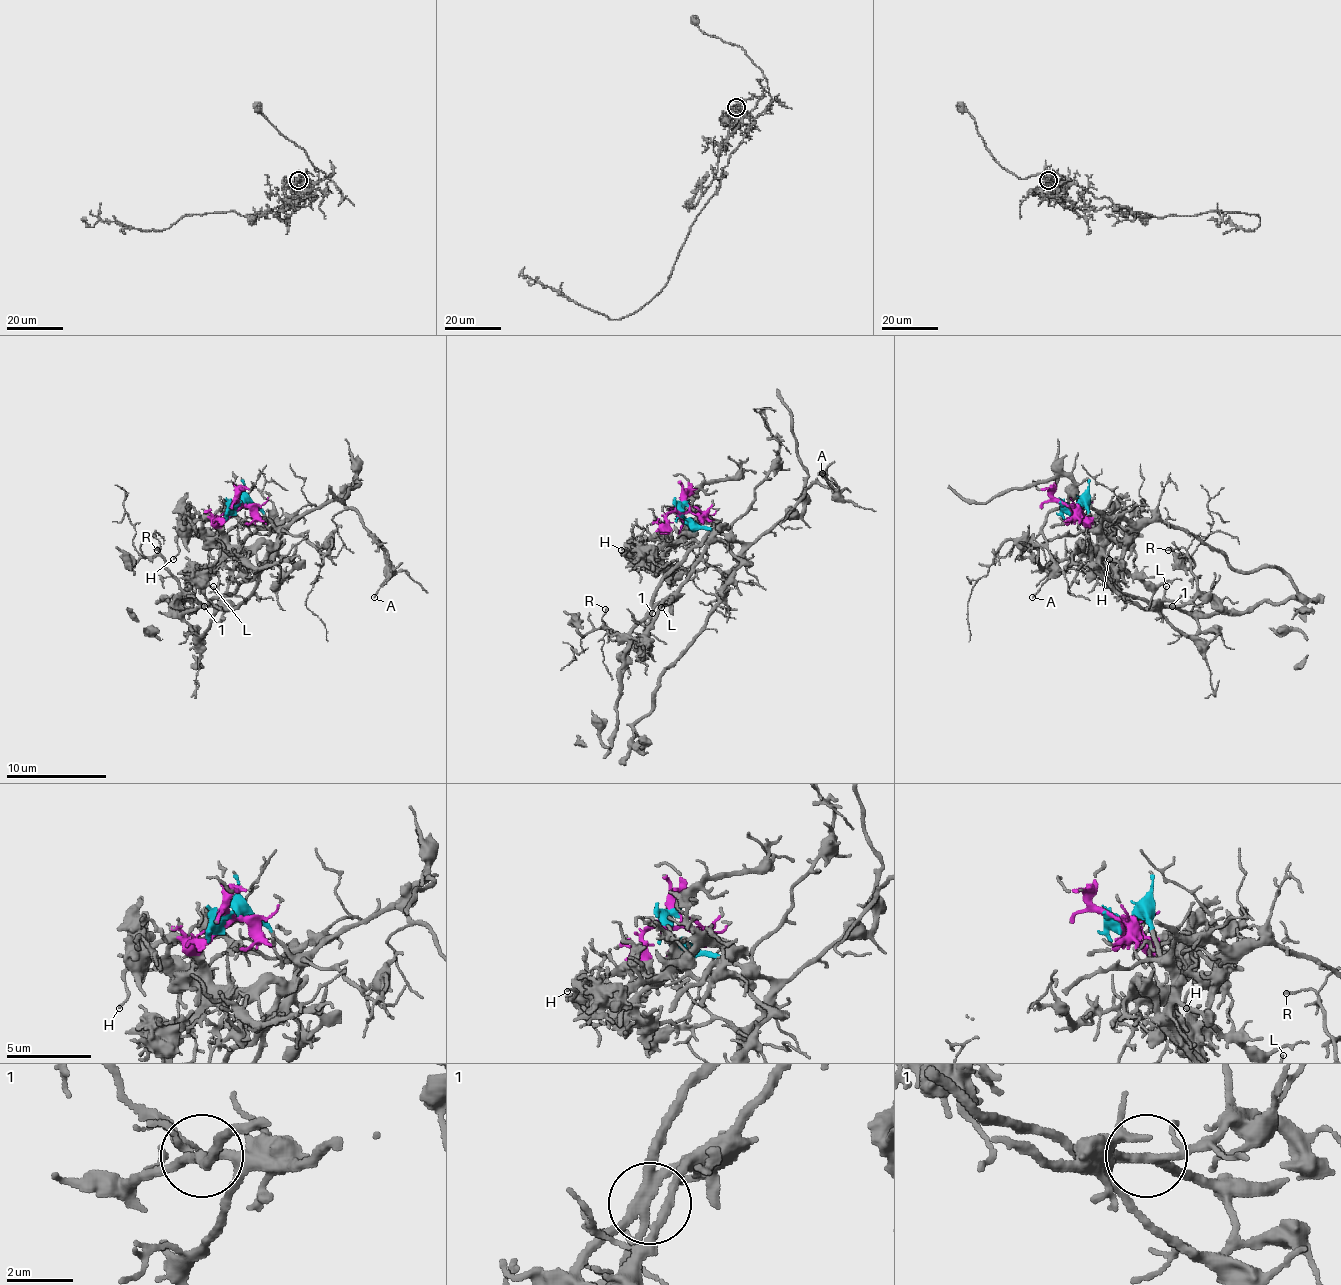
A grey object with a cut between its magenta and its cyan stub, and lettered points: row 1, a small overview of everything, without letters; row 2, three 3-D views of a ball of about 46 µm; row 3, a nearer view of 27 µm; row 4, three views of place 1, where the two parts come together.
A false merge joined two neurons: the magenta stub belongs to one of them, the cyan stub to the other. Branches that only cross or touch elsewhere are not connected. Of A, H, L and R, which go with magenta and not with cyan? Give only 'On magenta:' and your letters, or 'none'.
On magenta: H

